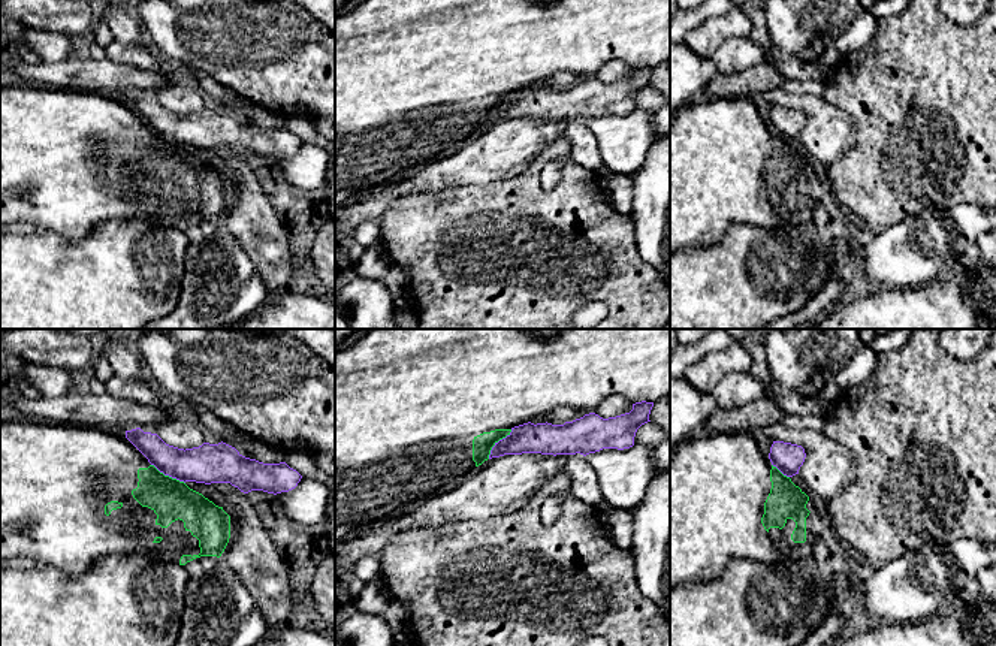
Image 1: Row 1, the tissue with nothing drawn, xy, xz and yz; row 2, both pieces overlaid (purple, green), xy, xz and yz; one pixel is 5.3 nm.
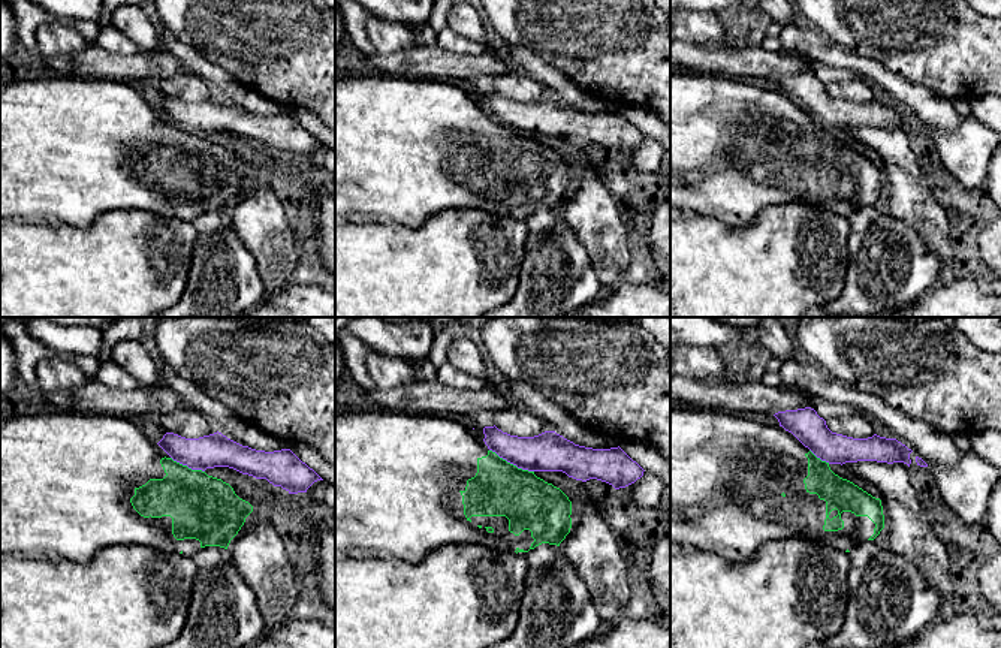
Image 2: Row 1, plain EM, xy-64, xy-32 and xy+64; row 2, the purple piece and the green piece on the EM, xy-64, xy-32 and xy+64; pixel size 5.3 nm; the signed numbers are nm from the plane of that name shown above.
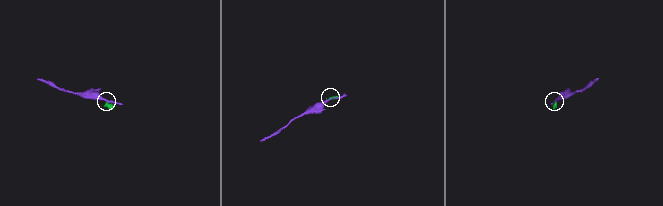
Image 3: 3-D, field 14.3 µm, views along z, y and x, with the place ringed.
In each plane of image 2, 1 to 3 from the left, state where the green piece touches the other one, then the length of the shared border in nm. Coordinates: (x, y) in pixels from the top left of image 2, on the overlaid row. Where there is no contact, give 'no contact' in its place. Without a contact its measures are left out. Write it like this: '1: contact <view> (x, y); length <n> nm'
1: contact xy-64 (187, 466); length 200 nm
2: contact xy-32 (512, 463); length 260 nm
3: contact xy+64 (820, 458); length 130 nm

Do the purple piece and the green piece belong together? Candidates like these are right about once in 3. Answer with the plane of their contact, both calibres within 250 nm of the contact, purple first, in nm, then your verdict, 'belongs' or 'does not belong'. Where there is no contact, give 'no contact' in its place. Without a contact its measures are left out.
xz | 160/110 nm | does not belong

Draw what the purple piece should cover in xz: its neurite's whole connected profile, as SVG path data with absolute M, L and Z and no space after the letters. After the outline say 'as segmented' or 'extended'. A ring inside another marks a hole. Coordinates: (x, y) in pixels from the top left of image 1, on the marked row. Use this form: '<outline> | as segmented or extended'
M636 402L630 413L603 419L595 413L585 414L564 425L523 423L495 443L489 459L504 455L541 453L583 456L603 449L630 449L634 446L637 429L651 422L654 402Z | as segmented

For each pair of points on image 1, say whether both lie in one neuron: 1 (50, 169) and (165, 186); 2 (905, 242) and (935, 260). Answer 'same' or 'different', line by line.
1: same
2: same

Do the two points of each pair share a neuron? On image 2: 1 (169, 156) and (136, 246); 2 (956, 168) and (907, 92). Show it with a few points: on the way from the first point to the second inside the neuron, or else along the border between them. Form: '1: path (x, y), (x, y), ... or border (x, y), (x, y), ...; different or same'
1: border (114, 211), (150, 210), (184, 220); different
2: path (956, 148), (956, 141), (926, 111); same

